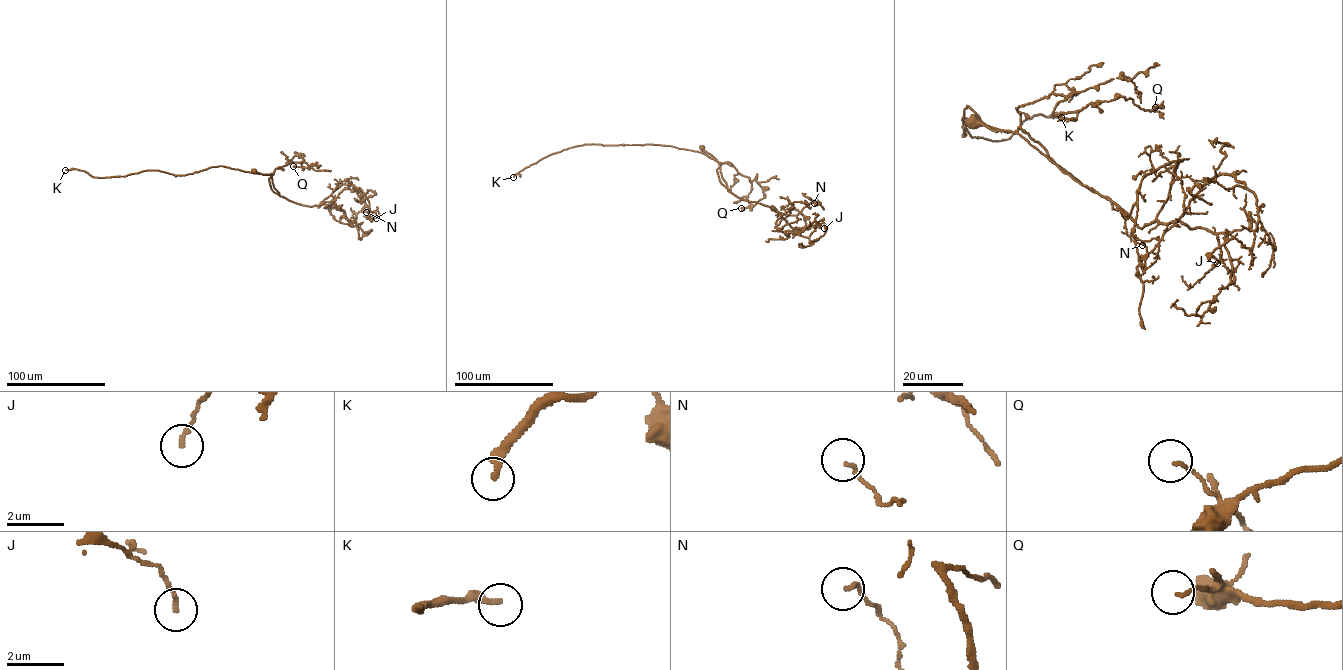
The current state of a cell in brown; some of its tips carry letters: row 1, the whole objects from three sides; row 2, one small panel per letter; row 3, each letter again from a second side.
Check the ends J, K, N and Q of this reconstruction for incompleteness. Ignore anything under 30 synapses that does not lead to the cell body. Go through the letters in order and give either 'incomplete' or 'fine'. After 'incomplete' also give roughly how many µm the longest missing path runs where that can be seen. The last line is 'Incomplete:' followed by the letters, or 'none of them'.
J: fine
K: incomplete; missing 60 µm
N: fine
Q: fine
Incomplete: K

